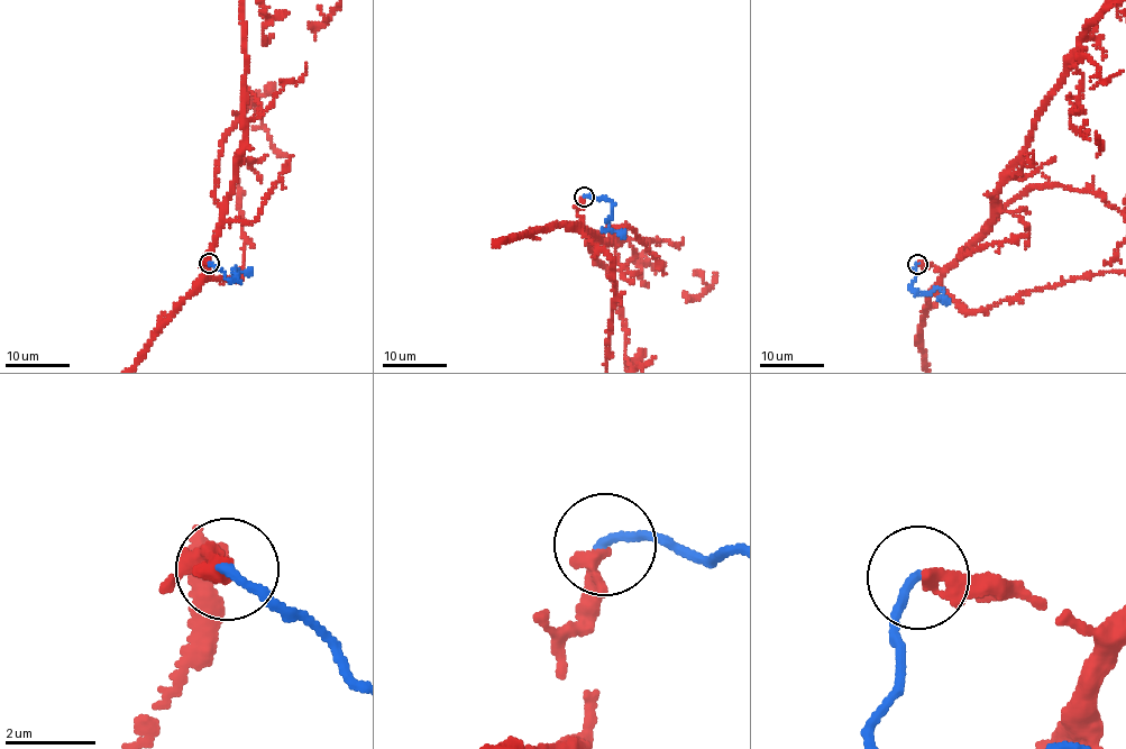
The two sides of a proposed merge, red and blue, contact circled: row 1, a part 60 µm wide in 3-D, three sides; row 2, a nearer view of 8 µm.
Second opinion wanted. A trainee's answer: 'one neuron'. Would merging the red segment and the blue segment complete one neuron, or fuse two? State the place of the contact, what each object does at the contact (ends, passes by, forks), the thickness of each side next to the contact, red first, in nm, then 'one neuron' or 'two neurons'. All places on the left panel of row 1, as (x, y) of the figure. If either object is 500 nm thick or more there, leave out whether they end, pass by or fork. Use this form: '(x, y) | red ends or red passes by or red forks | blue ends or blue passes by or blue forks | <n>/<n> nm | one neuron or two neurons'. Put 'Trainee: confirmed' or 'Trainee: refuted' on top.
Trainee: confirmed
(209, 263) | red ends | blue ends | 340/190 nm | one neuron

